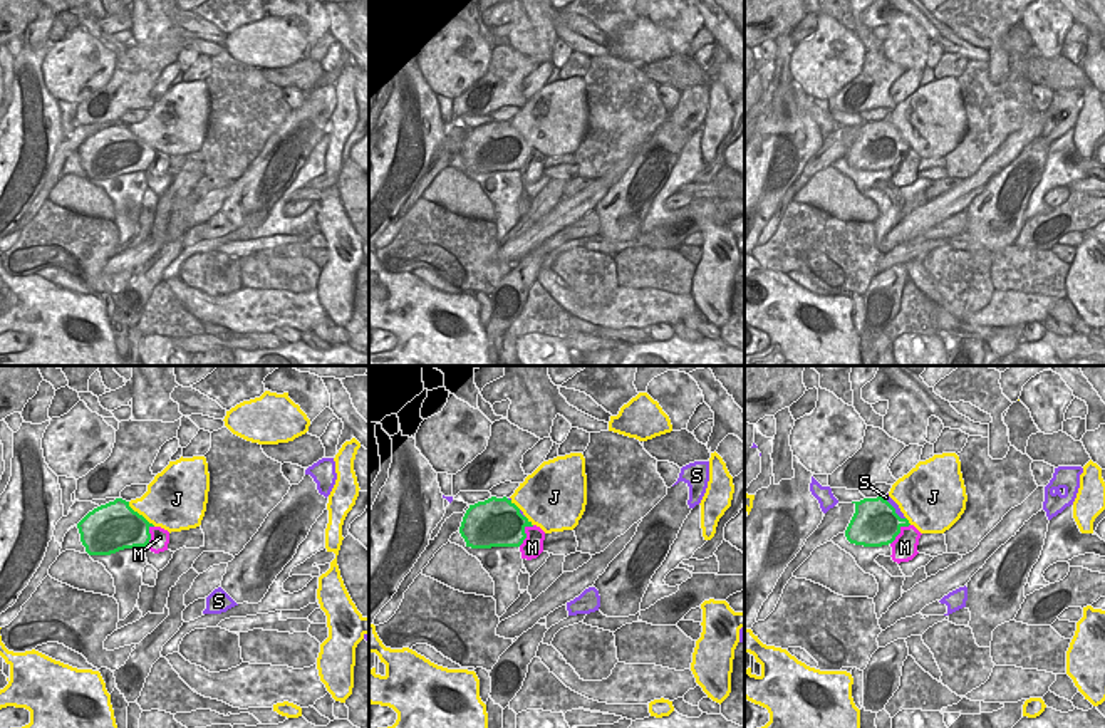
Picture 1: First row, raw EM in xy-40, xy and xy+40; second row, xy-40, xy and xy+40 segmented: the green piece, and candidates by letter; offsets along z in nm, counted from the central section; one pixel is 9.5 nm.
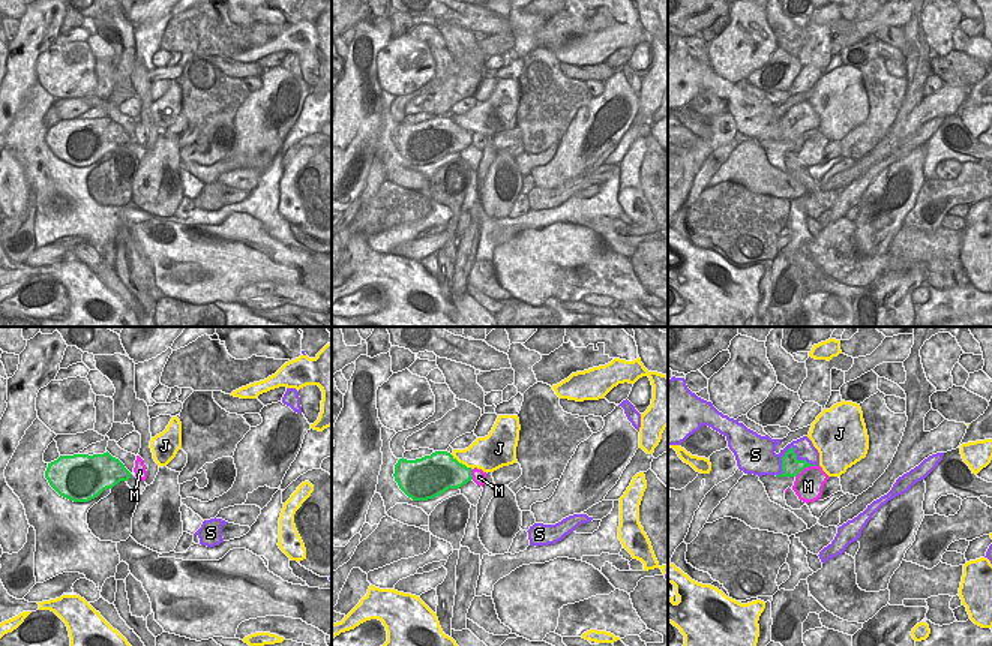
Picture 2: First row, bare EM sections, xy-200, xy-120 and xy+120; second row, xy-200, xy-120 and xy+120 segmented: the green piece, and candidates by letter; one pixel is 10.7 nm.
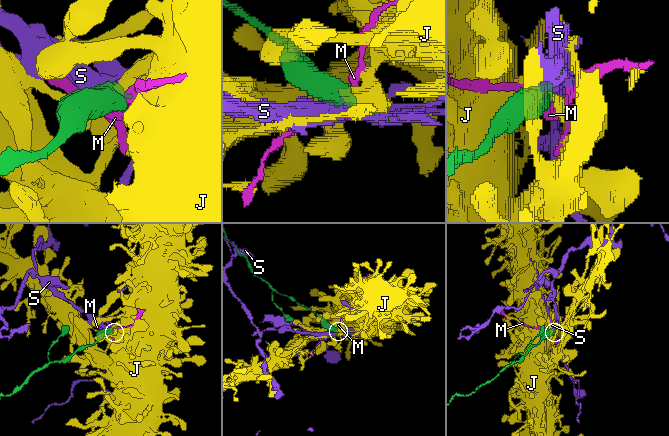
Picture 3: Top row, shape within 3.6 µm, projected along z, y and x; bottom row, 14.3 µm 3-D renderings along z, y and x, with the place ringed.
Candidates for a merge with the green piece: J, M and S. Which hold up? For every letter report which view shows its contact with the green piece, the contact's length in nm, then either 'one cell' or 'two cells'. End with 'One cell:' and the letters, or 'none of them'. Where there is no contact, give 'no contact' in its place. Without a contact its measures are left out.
J: contact in xy-40; length 360 nm; two cells
M: contact in xy; length 260 nm; two cells
S: contact in xy+40; length 320 nm; two cells
One cell: none of them

